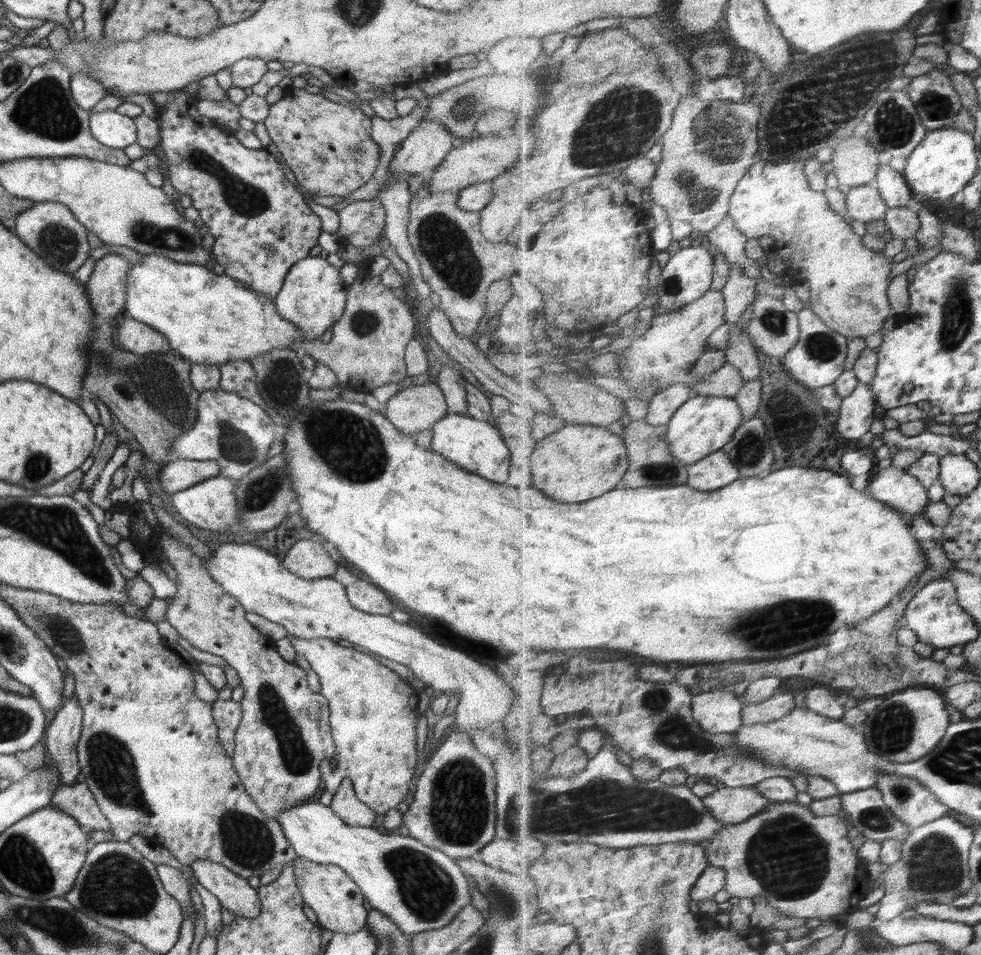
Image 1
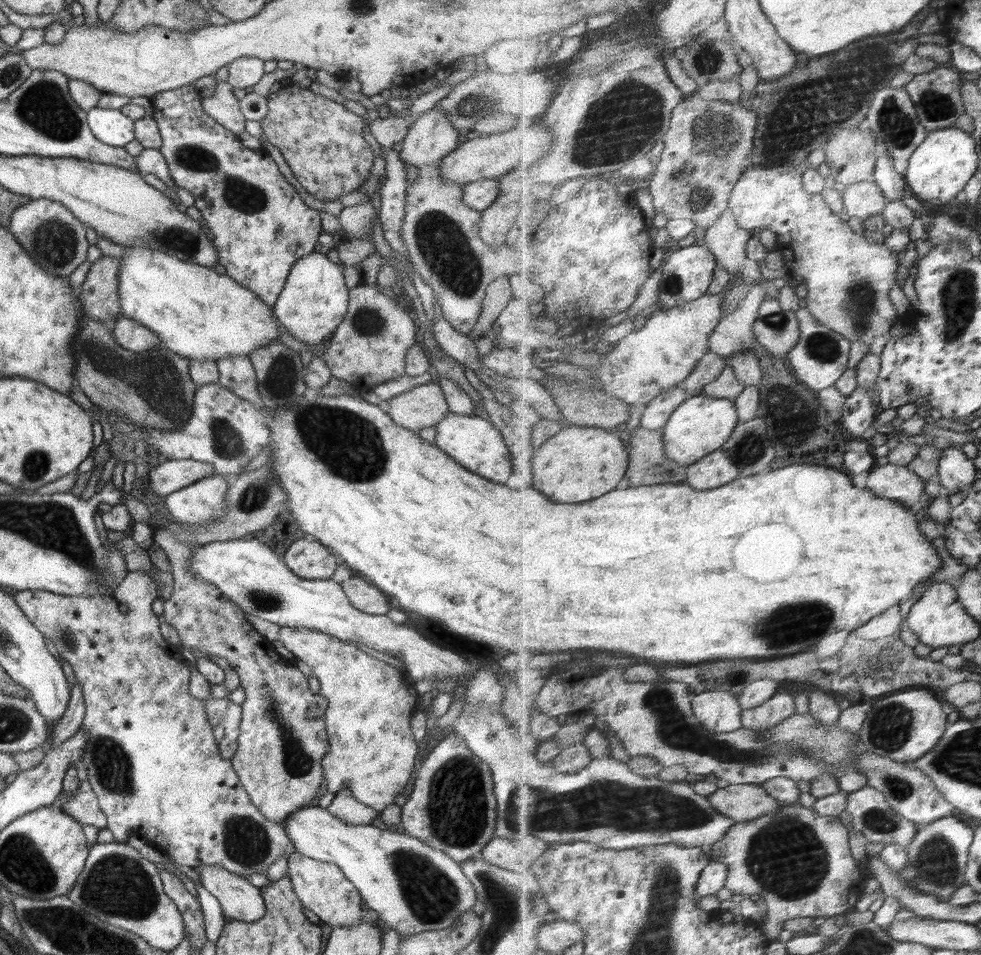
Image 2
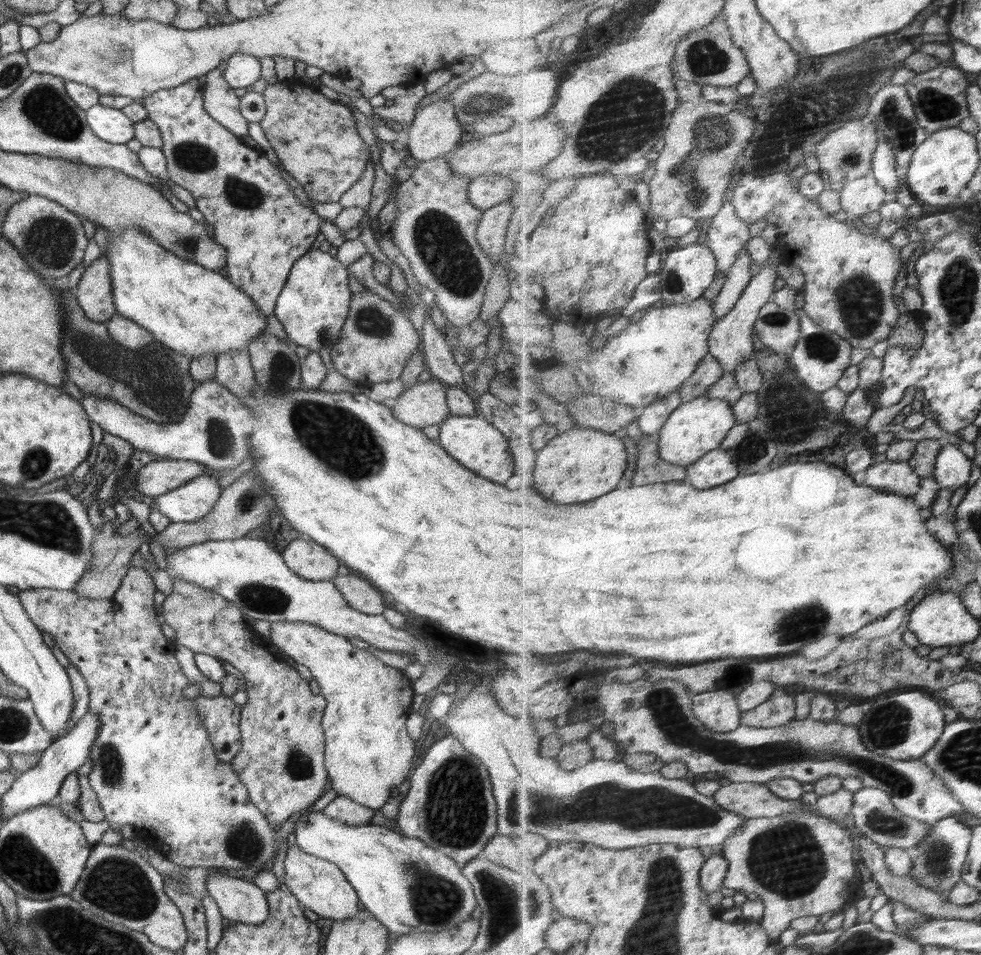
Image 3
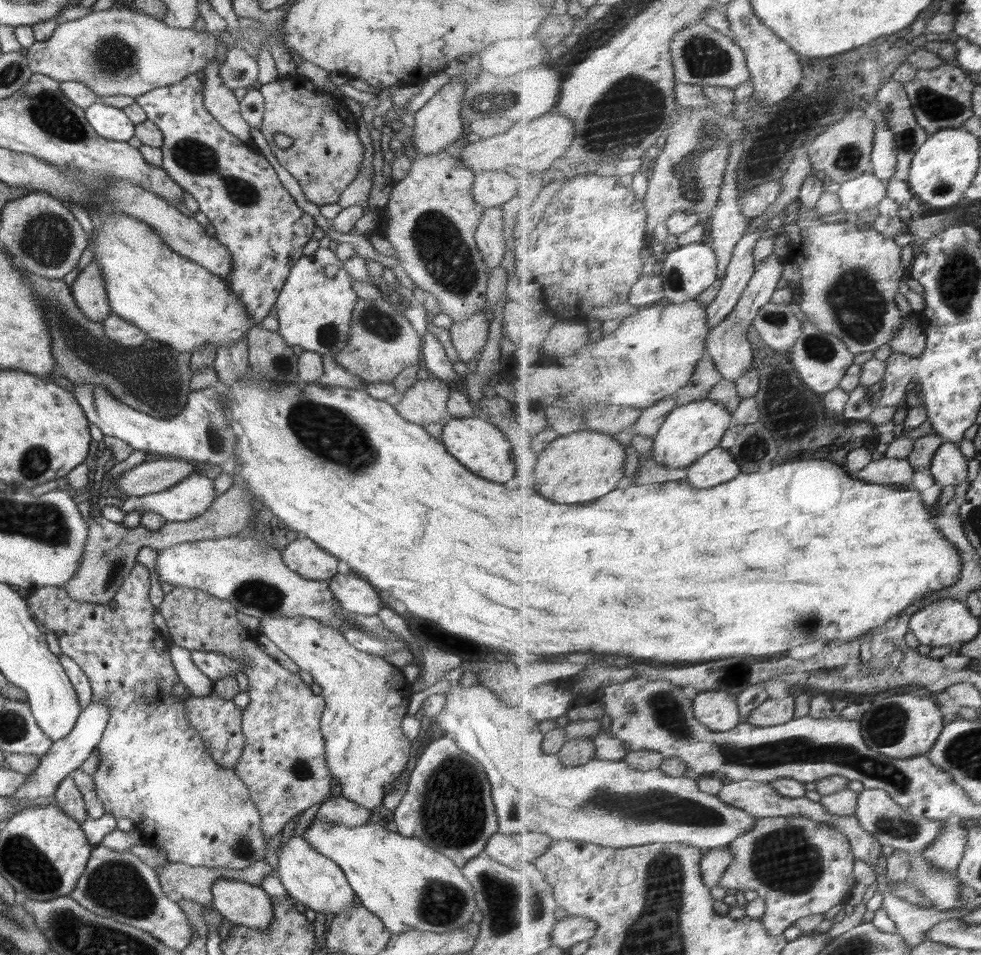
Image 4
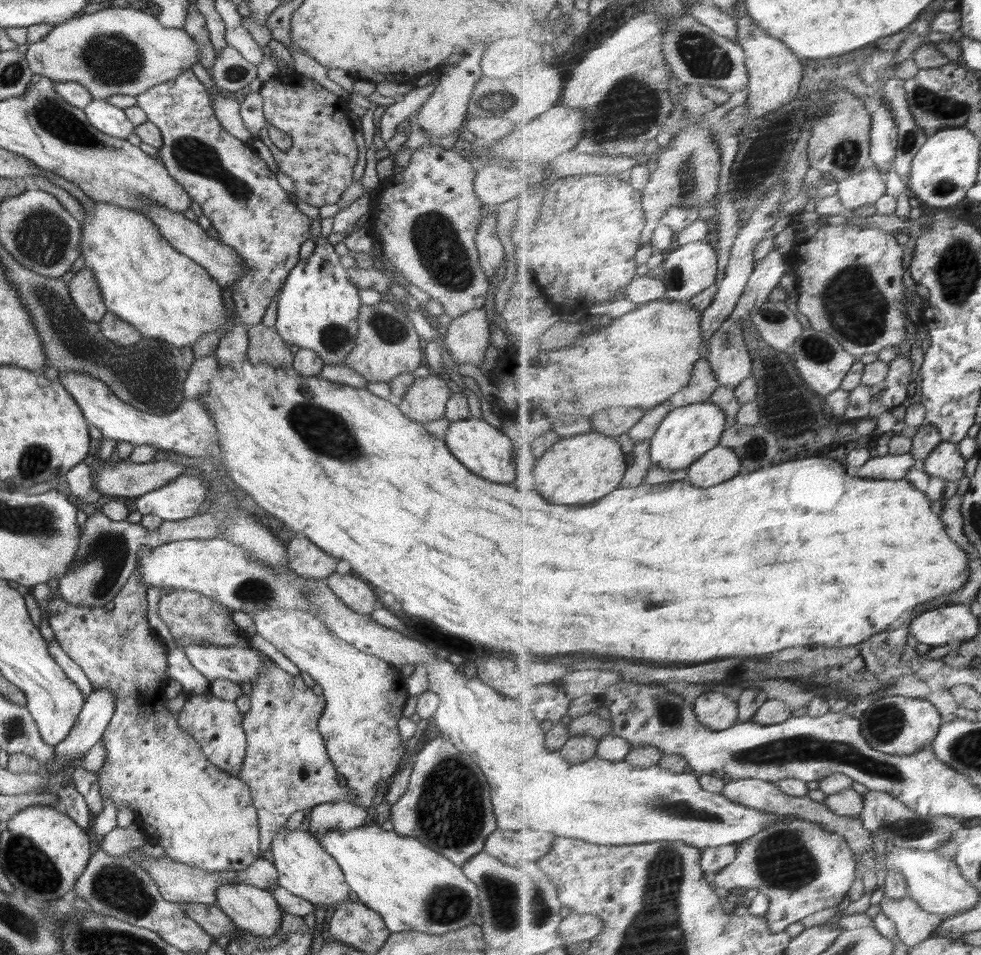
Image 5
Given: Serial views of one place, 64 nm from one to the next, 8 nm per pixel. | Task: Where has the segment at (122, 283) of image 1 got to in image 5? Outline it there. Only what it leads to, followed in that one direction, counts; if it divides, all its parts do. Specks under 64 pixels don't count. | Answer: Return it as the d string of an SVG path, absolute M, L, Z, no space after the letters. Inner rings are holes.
M83 267L67 285L69 295L77 309L89 321L99 323L108 310L104 306L103 296L92 270Z

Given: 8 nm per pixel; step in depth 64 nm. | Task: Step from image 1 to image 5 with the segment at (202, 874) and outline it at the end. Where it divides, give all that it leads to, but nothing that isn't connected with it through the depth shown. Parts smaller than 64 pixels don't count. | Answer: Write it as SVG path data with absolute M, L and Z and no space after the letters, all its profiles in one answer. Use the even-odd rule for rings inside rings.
M223 884L216 890L217 905L238 929L271 937L280 929L283 909L271 892L248 884Z

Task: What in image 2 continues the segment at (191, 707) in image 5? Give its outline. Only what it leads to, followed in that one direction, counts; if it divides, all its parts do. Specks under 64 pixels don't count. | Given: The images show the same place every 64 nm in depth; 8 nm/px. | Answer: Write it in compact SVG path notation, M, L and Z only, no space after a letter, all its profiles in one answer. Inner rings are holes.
M208 697L204 701L209 725L222 758L231 759L238 748L242 707L226 698Z

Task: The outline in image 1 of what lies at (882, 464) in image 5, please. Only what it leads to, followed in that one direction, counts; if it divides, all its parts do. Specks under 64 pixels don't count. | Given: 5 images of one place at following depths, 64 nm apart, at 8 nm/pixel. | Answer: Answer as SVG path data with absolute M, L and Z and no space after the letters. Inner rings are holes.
M895 465L882 469L870 483L870 496L918 518L931 503L928 487L908 470Z

